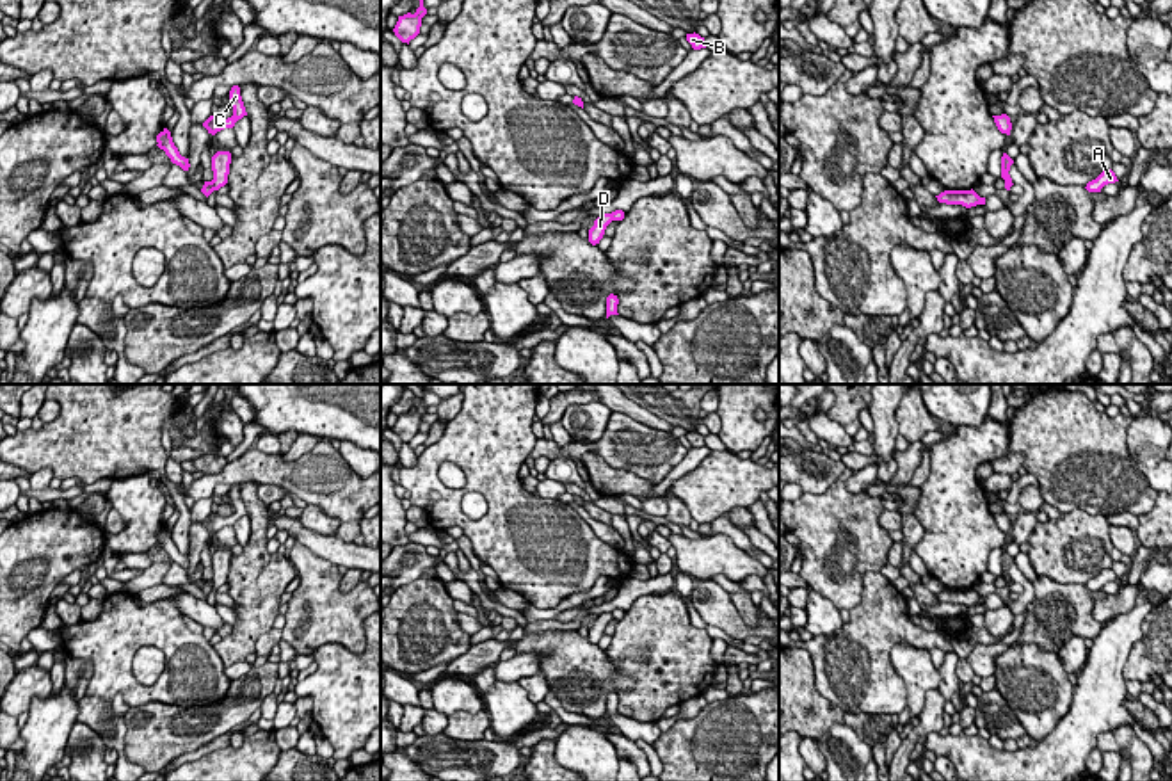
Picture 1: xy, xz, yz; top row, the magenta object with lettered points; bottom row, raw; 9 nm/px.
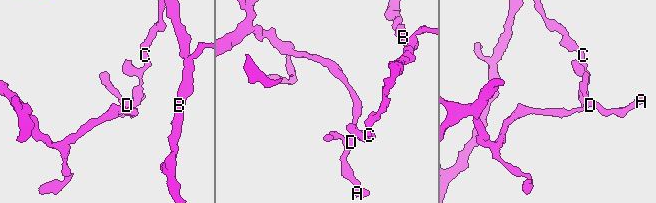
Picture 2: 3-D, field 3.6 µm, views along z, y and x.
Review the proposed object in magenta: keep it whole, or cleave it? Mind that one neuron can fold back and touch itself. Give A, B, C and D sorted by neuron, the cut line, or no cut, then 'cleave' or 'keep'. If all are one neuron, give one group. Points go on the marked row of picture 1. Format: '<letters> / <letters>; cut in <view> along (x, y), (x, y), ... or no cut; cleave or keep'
A D / B C; cut in xy along (210, 182), (214, 189); cleave

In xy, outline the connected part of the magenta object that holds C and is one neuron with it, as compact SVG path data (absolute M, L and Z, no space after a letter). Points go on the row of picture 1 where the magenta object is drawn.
M233 85L229 91L229 105L233 107L233 116L228 119L221 119L217 116L210 116L203 126L208 130L208 133L215 135L217 132L224 128L233 128L238 119L247 116L242 96L240 96L240 87Z

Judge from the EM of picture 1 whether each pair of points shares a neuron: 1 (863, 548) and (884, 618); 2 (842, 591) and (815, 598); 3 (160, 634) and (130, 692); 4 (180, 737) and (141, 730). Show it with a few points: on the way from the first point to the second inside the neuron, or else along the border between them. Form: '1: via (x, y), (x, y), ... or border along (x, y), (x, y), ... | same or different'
1: border along (879, 570), (863, 575), (861, 598), (850, 607) | different
2: border along (808, 584), (822, 593), (838, 611) | different
3: via (143, 636), (125, 653), (125, 675) | same
4: via (171, 732), (150, 730) | same

